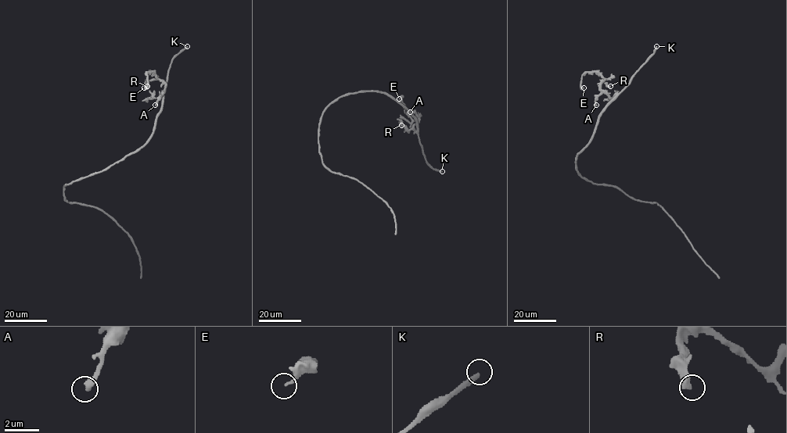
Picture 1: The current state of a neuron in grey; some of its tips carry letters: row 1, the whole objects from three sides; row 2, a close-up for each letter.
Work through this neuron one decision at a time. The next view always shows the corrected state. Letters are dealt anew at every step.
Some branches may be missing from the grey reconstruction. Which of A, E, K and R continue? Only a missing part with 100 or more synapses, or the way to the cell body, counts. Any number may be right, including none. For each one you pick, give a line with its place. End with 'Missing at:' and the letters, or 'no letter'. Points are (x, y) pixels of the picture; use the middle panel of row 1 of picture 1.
K: at (442, 171)
Missing at: K

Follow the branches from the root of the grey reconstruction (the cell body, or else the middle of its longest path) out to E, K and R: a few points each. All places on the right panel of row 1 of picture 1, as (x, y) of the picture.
E: (583, 177), (576, 155), (616, 95), (610, 98), (600, 88), (605, 79), (595, 72), (582, 76), (583, 87)
K: (583, 177), (576, 170), (576, 158), (591, 140), (599, 114), (629, 82), (656, 46)
R: (583, 177), (576, 158), (616, 95), (610, 98), (600, 84), (607, 79), (603, 80), (610, 86)

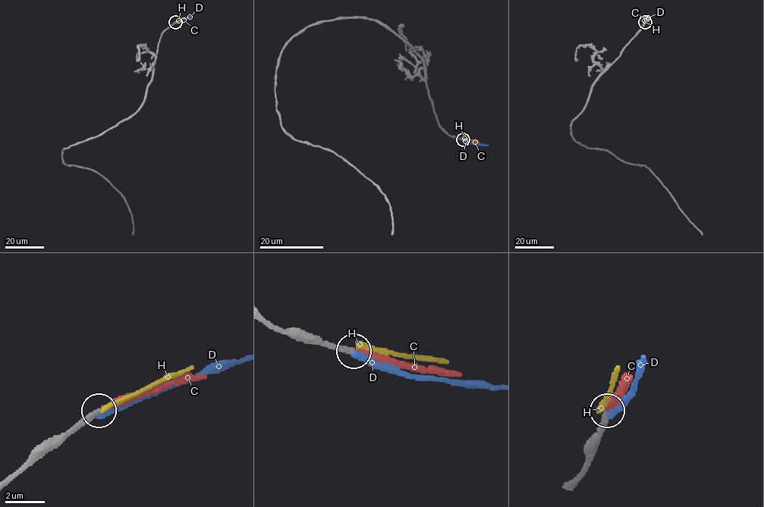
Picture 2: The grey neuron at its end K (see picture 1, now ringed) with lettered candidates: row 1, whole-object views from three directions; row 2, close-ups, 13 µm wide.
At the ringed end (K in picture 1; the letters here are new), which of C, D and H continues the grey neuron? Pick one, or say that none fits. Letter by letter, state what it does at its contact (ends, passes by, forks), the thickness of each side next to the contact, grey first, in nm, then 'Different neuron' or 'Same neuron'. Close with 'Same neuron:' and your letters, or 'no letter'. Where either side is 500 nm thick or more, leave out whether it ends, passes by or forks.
C: It ends there. Thickness 260 nm (grey) against 340 nm. Same neuron
D: It ends there. Thickness 280 nm (grey) against 320 nm. Different neuron
H: It ends there. Thickness 260 nm (grey) against 280 nm. Different neuron
Same neuron: C

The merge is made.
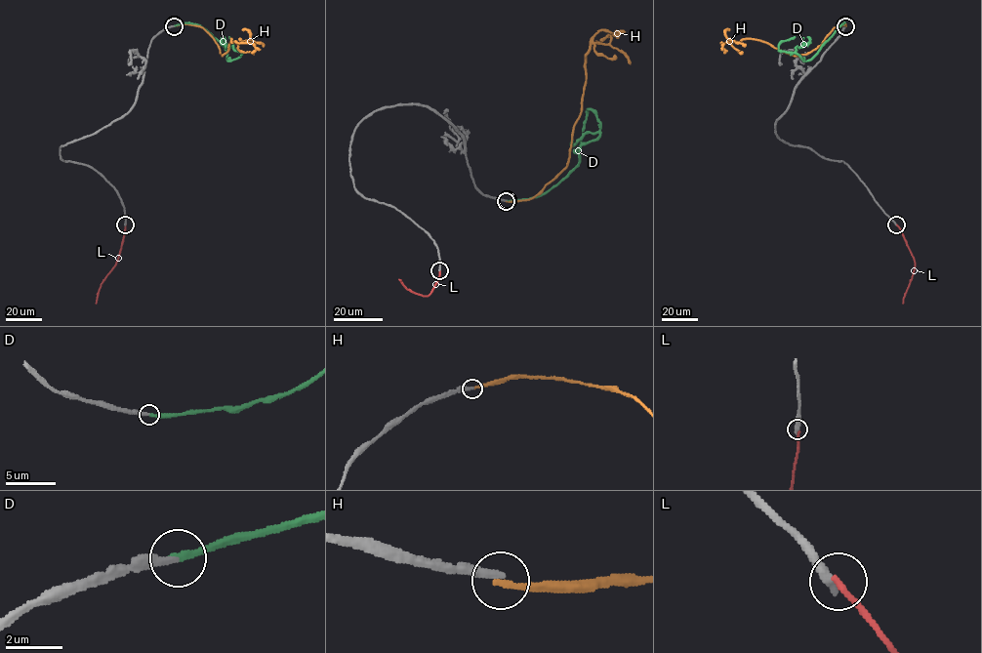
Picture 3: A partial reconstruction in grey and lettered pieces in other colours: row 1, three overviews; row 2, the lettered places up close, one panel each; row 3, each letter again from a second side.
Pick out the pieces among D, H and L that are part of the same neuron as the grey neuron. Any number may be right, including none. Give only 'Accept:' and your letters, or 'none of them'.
Accept: D

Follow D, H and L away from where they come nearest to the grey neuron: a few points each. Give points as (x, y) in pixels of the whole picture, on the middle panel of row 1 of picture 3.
D: (507, 201), (545, 194), (576, 166), (582, 144), (599, 135), (600, 122), (591, 108), (582, 132)
H: (507, 201), (534, 197), (566, 166), (573, 127), (581, 110), (585, 56), (591, 45), (611, 45), (630, 63)
L: (439, 270), (437, 280), (428, 296), (411, 291), (399, 280)

